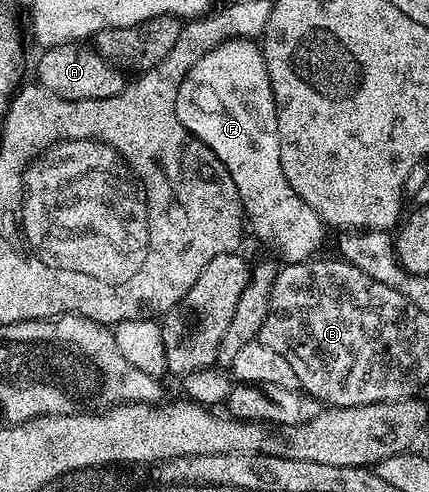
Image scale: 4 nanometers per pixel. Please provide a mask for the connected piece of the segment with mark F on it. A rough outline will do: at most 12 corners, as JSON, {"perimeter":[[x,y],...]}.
{"perimeter":[[226,39],[176,117],[226,166],[286,263],[328,228],[288,185],[262,48]]}

